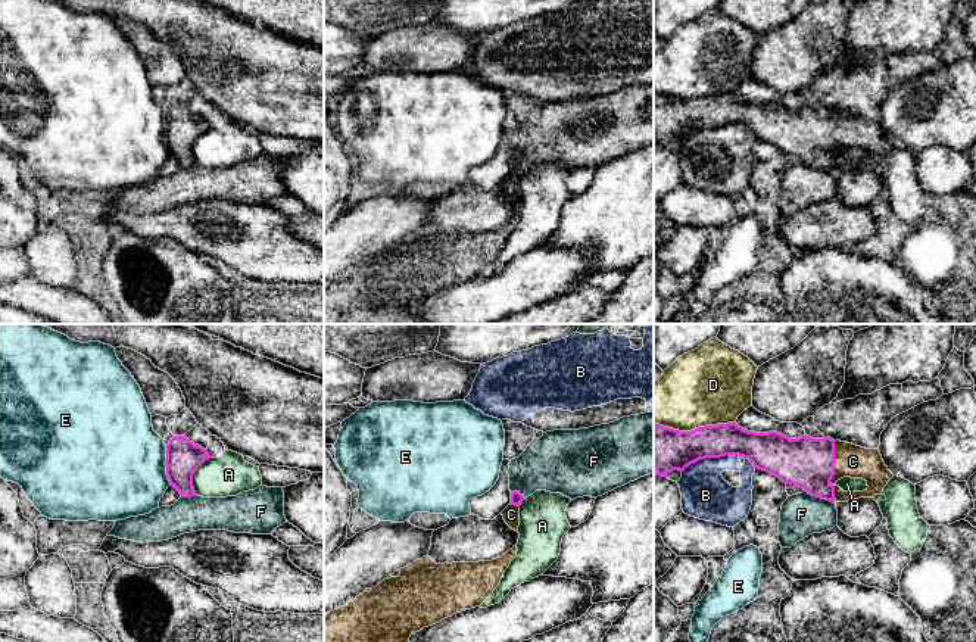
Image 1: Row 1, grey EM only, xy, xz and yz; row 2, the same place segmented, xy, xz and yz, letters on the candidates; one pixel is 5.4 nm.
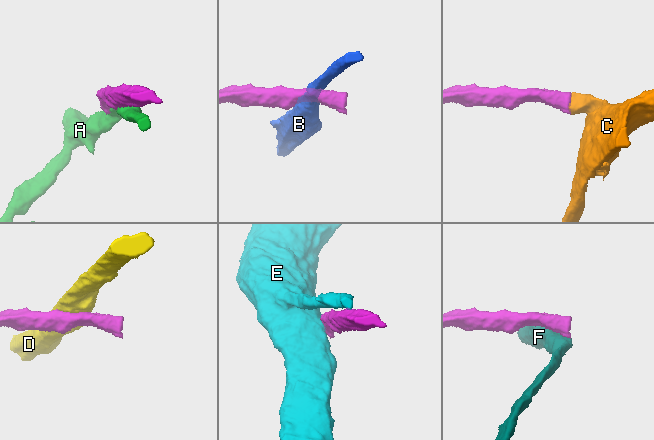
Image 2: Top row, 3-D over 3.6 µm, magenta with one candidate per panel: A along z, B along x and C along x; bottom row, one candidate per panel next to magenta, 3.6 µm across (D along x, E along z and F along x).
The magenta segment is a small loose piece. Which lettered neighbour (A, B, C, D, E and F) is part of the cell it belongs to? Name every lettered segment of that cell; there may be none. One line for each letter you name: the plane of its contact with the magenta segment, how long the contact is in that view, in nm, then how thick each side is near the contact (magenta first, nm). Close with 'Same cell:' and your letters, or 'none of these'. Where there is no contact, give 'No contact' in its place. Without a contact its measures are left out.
C: Touches magenta in yz. Shared border 320 nm. Thickness 280 nm (magenta) against 180 nm
Same cell: C

